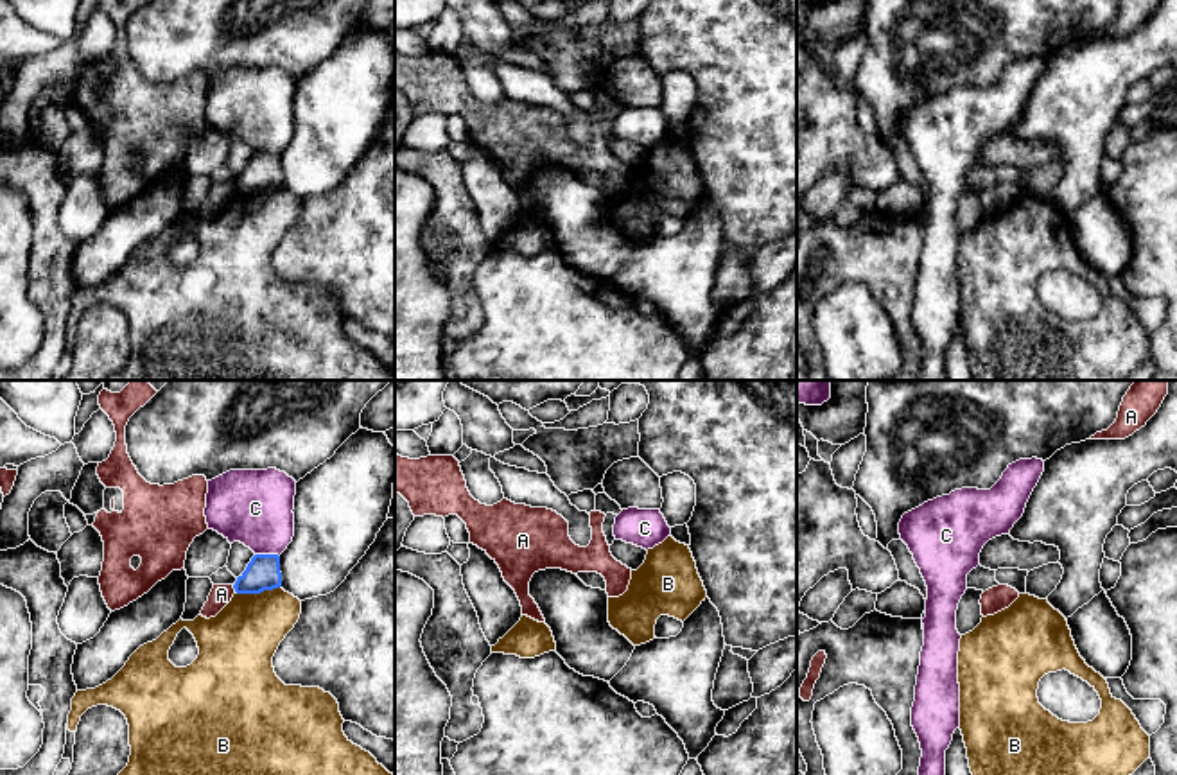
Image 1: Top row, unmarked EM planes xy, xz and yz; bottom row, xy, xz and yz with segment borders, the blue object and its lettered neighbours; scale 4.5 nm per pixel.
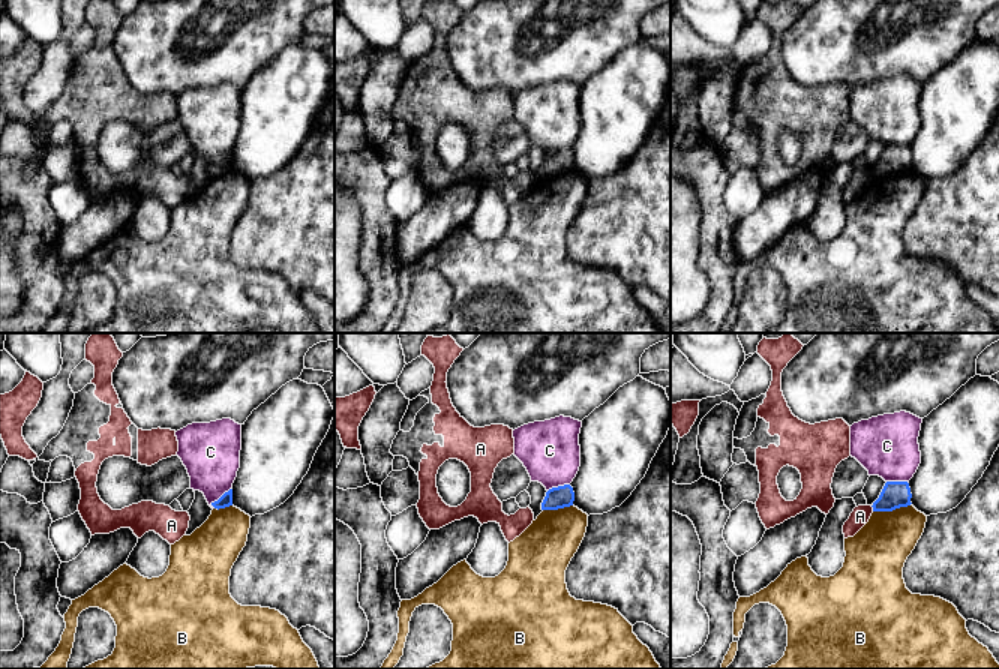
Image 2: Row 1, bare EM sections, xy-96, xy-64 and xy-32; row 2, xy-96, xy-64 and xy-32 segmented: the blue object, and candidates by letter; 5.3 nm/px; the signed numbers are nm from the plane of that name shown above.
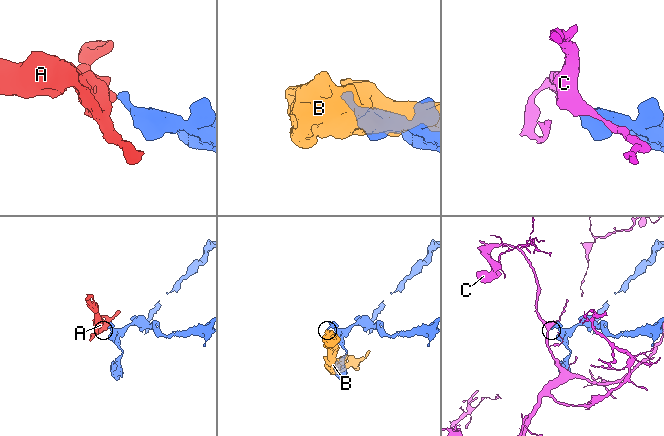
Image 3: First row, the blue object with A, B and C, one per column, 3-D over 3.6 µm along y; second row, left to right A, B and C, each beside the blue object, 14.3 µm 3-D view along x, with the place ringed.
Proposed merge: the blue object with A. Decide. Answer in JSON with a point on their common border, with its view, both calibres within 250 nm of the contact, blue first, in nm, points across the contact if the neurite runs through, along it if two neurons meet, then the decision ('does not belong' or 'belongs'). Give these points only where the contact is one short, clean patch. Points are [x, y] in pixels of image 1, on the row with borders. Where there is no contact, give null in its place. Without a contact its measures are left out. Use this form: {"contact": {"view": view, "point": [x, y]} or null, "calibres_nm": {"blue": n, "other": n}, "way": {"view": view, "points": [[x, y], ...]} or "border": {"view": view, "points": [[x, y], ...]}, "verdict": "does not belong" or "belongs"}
{"contact": {"view": "xy", "point": [234, 587]}, "calibres_nm": {"blue": 160, "other": 100}, "border": {"view": "xy", "points": [[232, 585], [235, 591]]}, "verdict": "does not belong"}

